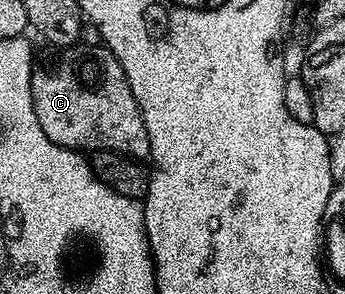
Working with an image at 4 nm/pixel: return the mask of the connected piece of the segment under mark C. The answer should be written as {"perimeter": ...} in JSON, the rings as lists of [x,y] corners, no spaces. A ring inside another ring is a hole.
{"perimeter":[[[103,46],[84,48],[80,52],[80,68],[72,60],[64,60],[53,68],[37,67],[32,74],[32,101],[34,114],[38,114],[38,126],[46,138],[63,148],[73,148],[81,154],[94,152],[118,152],[133,158],[144,158],[150,153],[150,142],[138,102],[126,82],[126,74],[110,49]]]}

